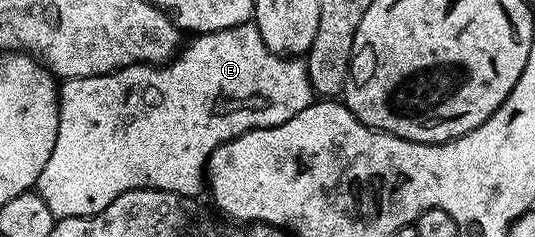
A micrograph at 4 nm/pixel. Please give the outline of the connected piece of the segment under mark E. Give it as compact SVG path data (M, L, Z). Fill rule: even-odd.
M254 22L243 23L239 25L233 25L231 28L227 29L219 29L216 32L204 32L202 34L196 35L194 37L195 40L191 45L188 46L187 49L184 50L183 56L179 56L176 58L172 64L167 64L164 68L155 68L159 66L152 66L147 62L131 62L128 63L127 67L119 68L115 72L107 72L103 76L86 76L85 78L73 78L72 80L63 80L62 83L58 85L57 95L59 98L59 124L55 127L57 130L57 138L55 139L55 145L53 146L53 150L49 154L49 160L45 162L45 166L41 170L39 177L35 182L35 188L37 189L39 196L45 202L45 206L49 206L49 210L56 216L57 218L62 218L65 216L95 216L101 210L105 210L105 206L109 206L109 202L113 202L117 197L120 196L123 192L132 192L135 188L156 188L157 190L165 190L166 192L174 192L178 196L190 196L192 198L198 197L200 194L199 191L204 191L205 188L205 169L207 167L207 160L210 159L211 155L215 153L220 146L222 146L225 142L229 142L233 138L237 138L241 134L245 134L246 132L252 132L255 128L272 128L273 126L277 126L281 122L285 122L289 118L293 118L293 114L297 114L301 110L305 110L313 103L313 80L309 75L309 68L306 68L305 65L302 64L302 59L299 58L284 58L278 52L271 52L265 46L265 42L261 38L261 34L257 30L257 26Z

